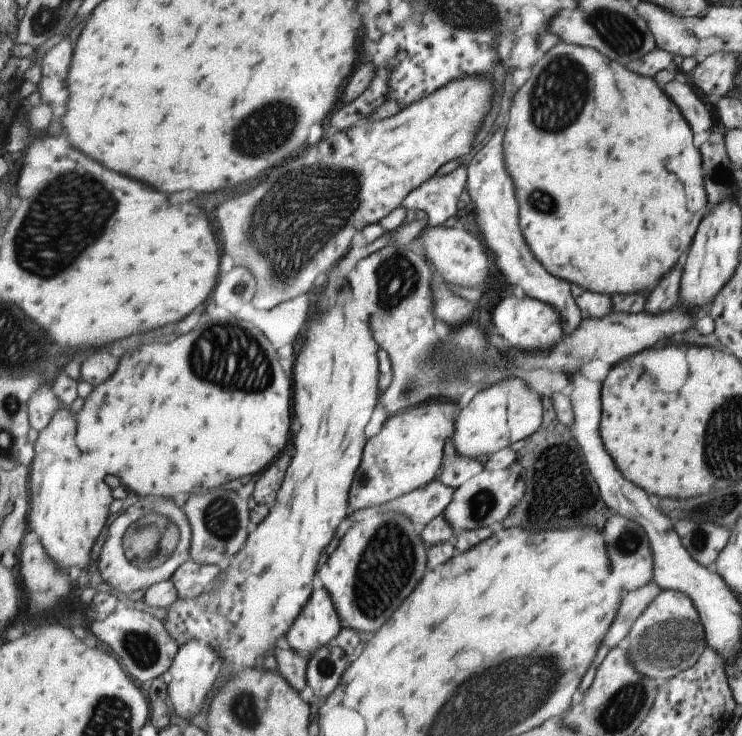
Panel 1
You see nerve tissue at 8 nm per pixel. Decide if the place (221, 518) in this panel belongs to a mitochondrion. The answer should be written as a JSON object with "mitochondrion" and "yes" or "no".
{"mitochondrion":"yes"}

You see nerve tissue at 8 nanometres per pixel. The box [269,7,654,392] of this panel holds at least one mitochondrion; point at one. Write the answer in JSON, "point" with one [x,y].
{"point":[561,91]}

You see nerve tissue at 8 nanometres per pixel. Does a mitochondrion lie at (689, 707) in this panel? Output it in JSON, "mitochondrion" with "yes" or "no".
{"mitochondrion":"no"}

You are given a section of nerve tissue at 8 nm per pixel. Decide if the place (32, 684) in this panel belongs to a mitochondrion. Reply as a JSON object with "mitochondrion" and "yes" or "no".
{"mitochondrion":"no"}

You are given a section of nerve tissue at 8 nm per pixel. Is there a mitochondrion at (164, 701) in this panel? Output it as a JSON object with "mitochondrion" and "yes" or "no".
{"mitochondrion":"no"}

